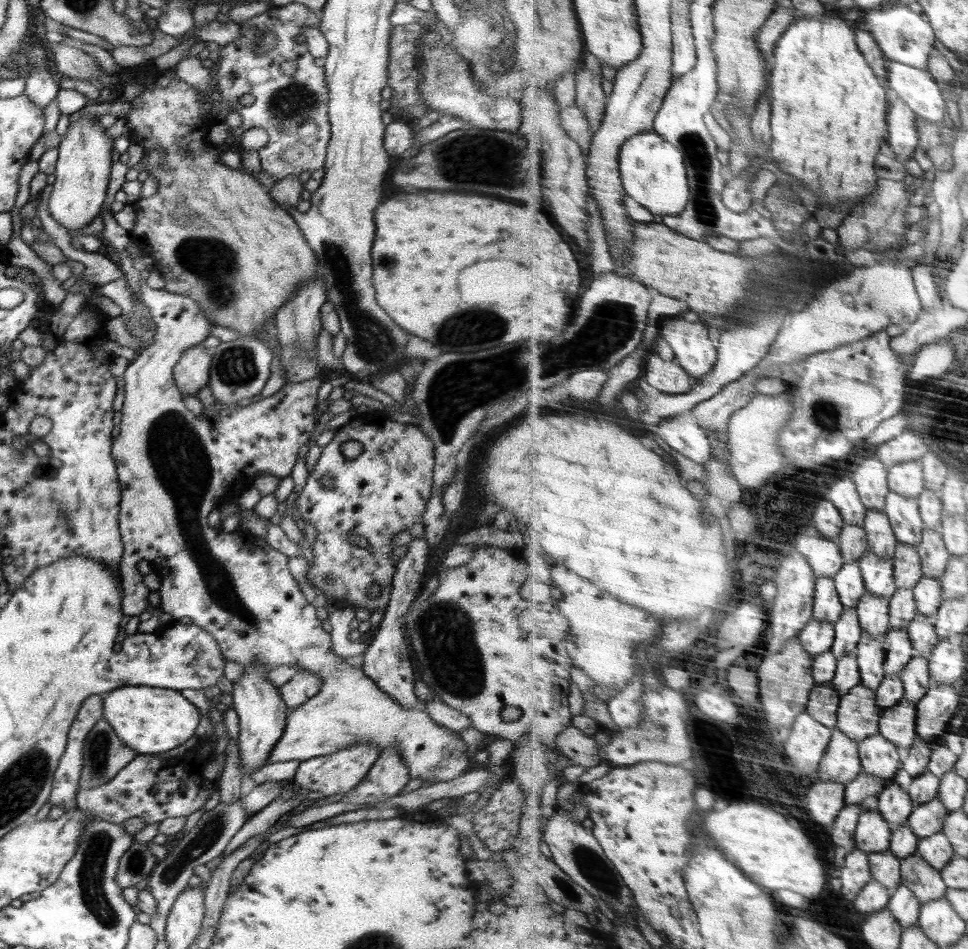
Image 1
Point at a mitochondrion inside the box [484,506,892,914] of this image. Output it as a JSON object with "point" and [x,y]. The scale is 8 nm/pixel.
{"point":[589,863]}

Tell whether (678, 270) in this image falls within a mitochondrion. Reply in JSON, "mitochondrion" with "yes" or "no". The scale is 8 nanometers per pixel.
{"mitochondrion":"no"}

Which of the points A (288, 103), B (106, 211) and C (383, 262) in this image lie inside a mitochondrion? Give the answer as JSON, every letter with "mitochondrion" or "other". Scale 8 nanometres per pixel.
{"A":"mitochondrion","B":"other","C":"mitochondrion"}

